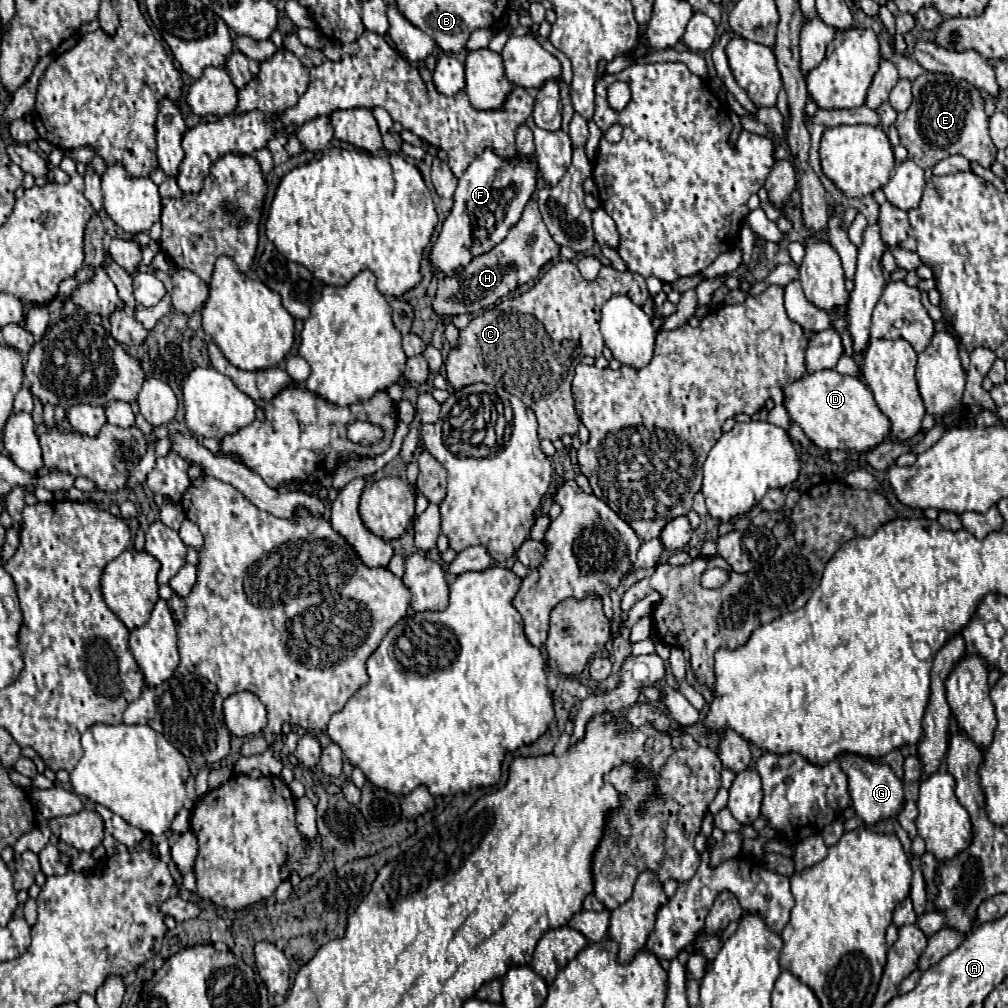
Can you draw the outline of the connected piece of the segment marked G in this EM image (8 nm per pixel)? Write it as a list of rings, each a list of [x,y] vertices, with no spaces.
[[[852,754],[840,756],[840,764],[842,764],[842,770],[848,774],[848,790],[852,796],[854,810],[866,826],[872,828],[876,822],[884,818],[898,816],[904,804],[904,786],[902,786],[902,780],[896,778],[896,774],[890,770],[890,766],[880,766],[868,758],[852,756]]]

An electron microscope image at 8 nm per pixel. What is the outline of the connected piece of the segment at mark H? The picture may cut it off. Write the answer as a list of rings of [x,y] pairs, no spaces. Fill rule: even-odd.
[[[530,200],[522,212],[522,218],[518,220],[516,226],[510,228],[508,236],[492,252],[474,258],[460,274],[460,278],[448,278],[444,274],[438,274],[438,292],[432,308],[440,316],[456,316],[466,312],[478,314],[484,308],[492,308],[502,296],[512,292],[516,286],[536,278],[540,268],[548,260],[558,258],[558,254],[560,246],[548,234],[538,212],[536,200]]]

